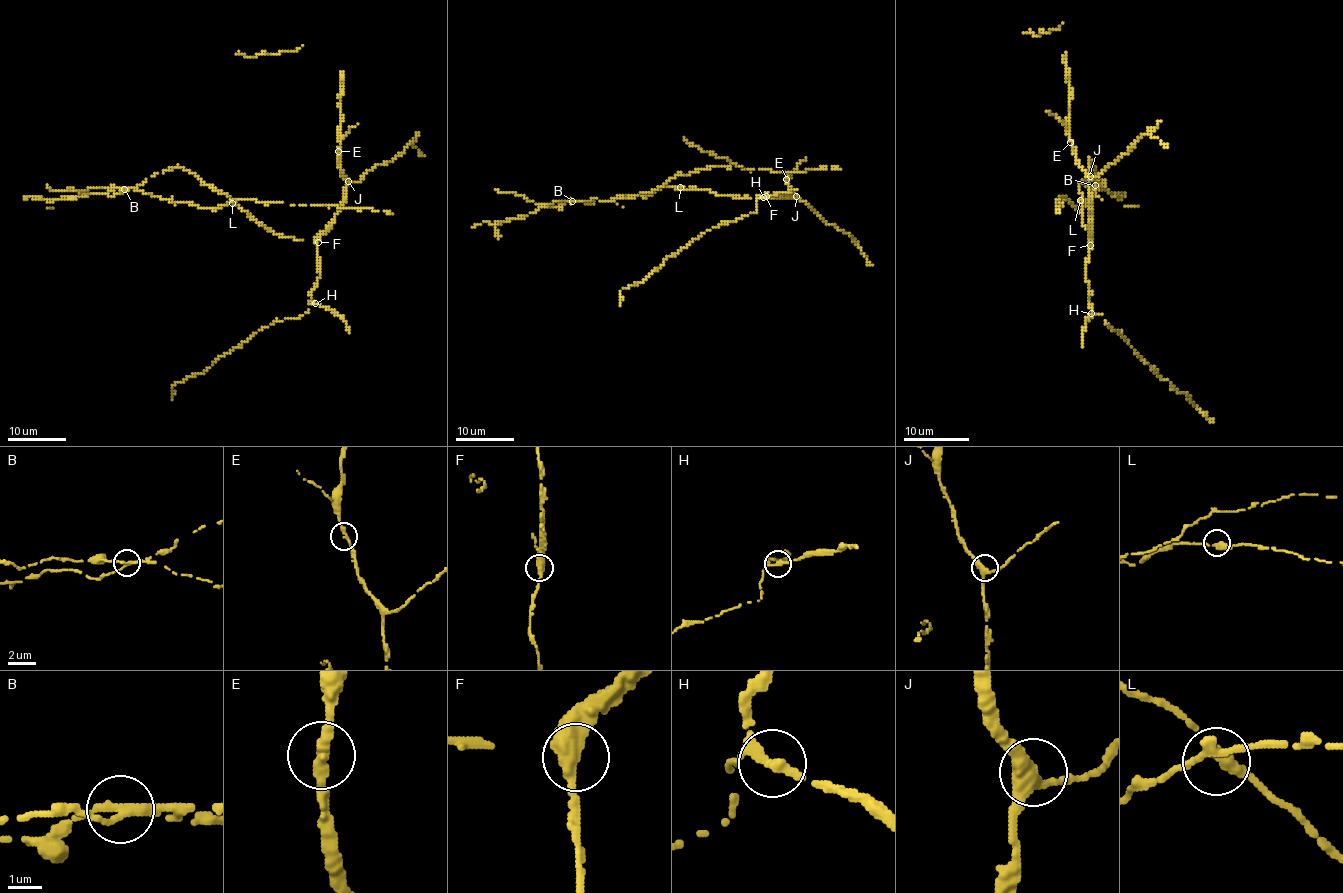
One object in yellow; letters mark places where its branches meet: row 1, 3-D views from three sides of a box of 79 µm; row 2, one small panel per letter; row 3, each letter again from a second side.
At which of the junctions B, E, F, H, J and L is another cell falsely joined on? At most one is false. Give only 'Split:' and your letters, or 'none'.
Split: B

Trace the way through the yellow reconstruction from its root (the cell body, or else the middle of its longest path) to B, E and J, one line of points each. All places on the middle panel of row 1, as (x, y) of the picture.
B: (682, 189), (661, 187), (647, 196), (621, 196), (592, 203), (573, 200)
E: (682, 189), (703, 189), (740, 197), (793, 196), (786, 179)
J: (682, 189), (703, 189), (740, 197), (796, 196)

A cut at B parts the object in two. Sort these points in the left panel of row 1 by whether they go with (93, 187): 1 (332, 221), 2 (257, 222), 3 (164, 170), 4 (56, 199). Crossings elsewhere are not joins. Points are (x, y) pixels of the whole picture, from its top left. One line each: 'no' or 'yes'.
1: no
2: no
3: no
4: no

